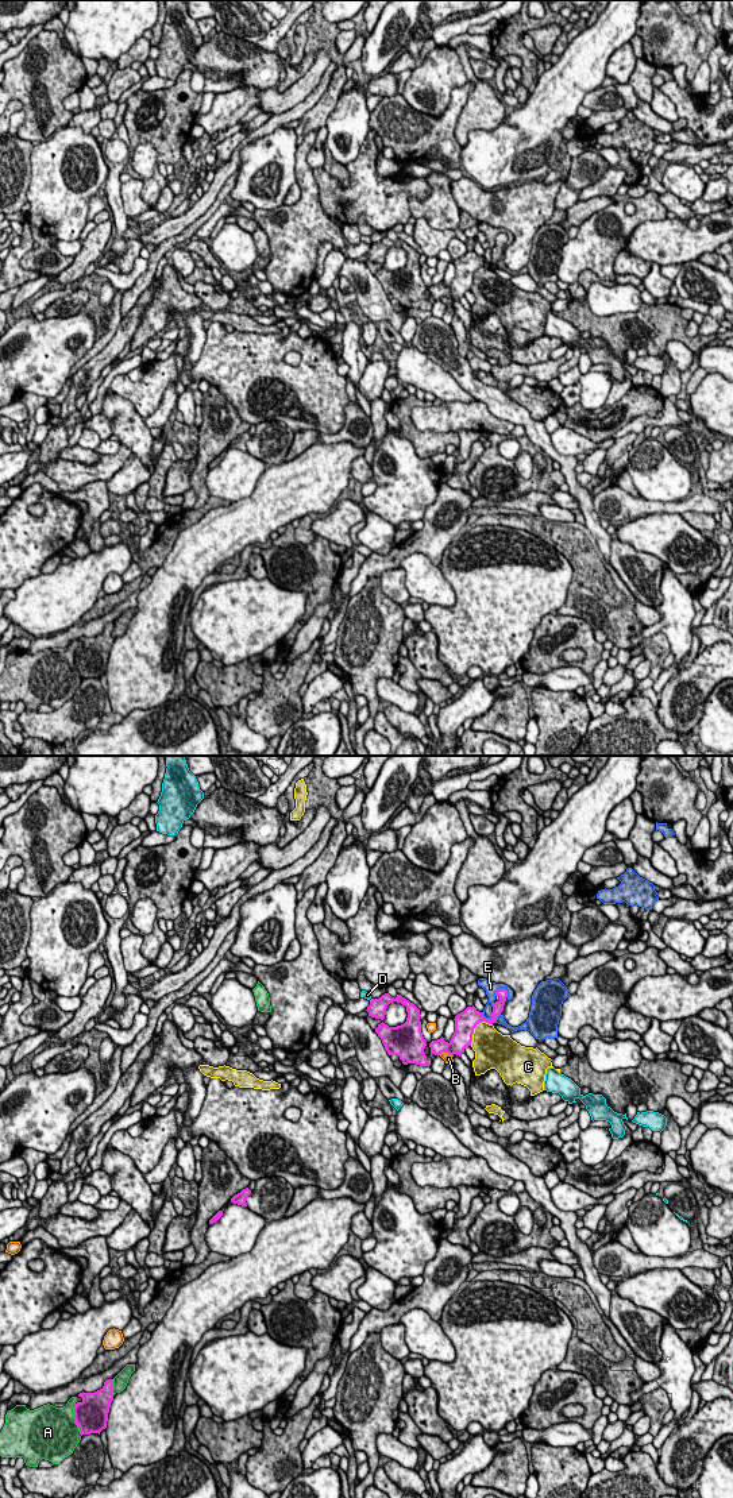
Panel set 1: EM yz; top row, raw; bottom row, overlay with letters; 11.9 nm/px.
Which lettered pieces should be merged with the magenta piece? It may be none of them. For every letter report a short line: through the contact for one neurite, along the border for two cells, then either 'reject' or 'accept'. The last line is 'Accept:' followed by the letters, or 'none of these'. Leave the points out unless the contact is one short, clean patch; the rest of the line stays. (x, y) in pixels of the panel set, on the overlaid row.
A: reject
B: reject
C: reject
D: reject
E: reject
Accept: none of these

